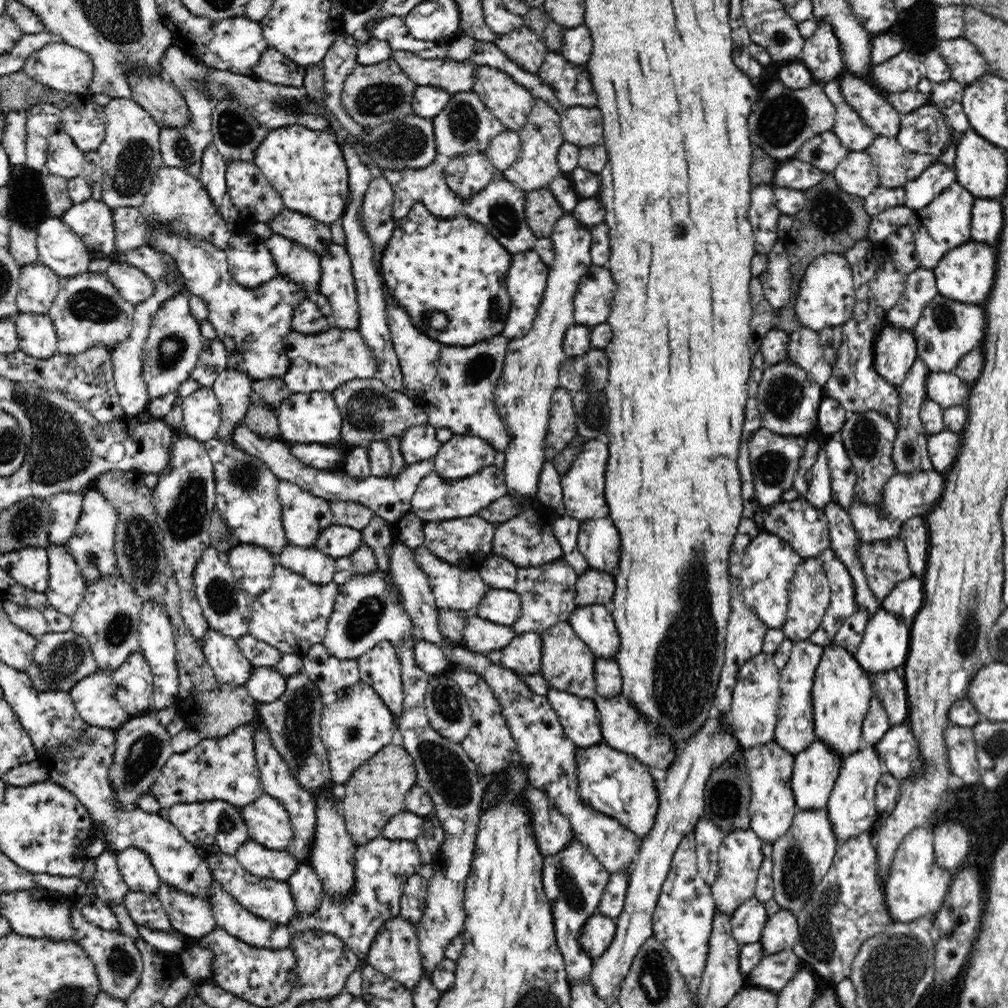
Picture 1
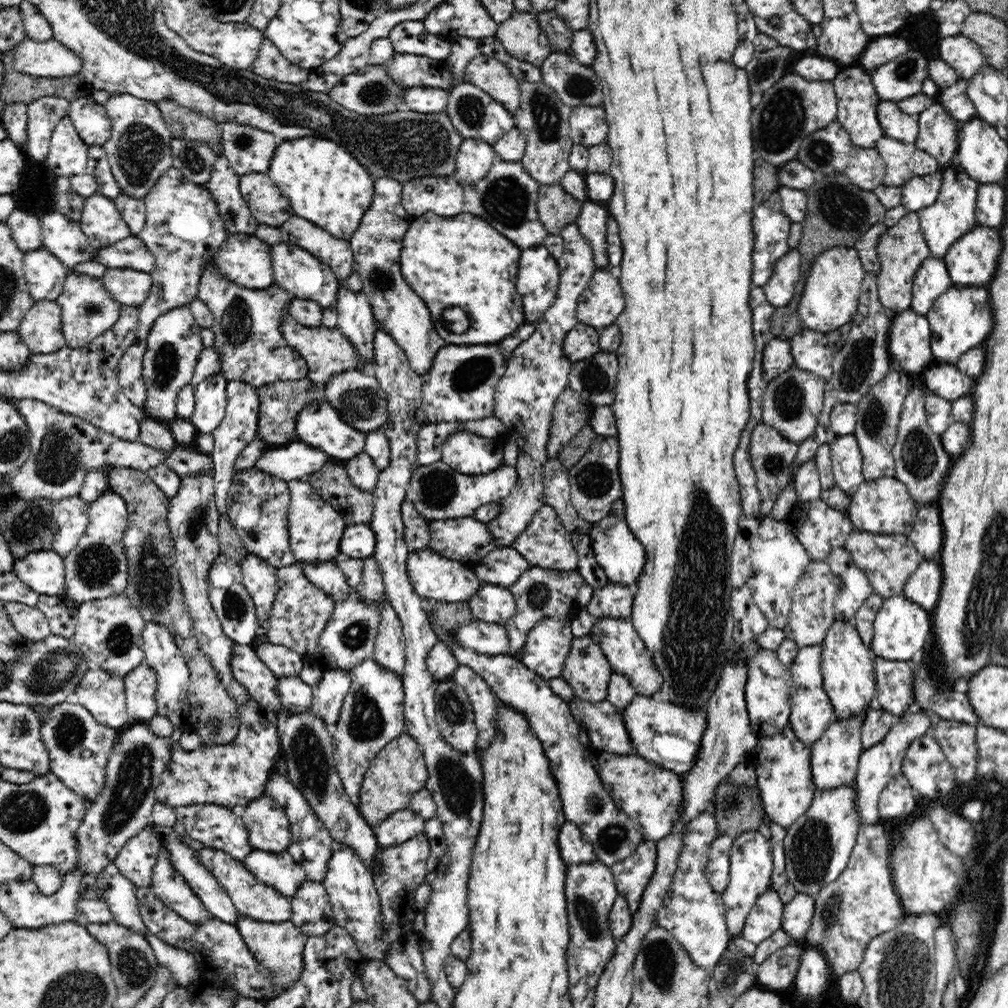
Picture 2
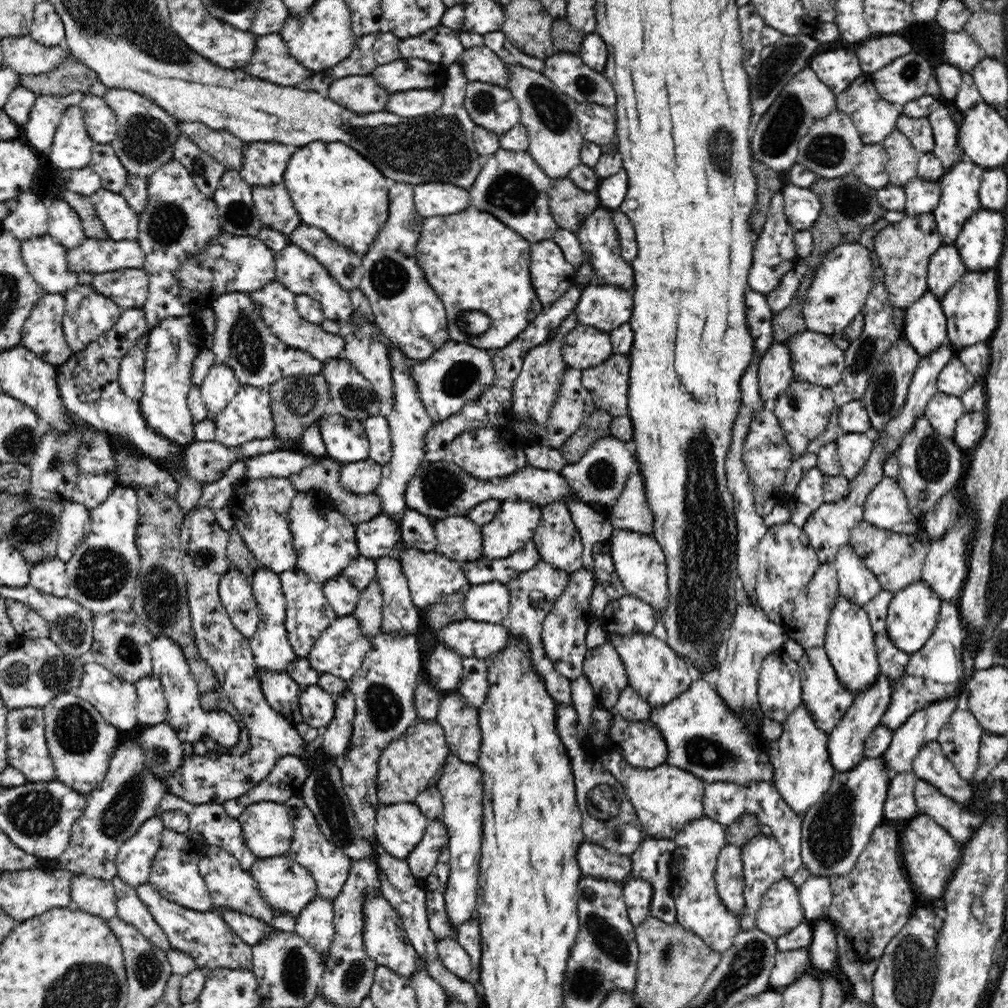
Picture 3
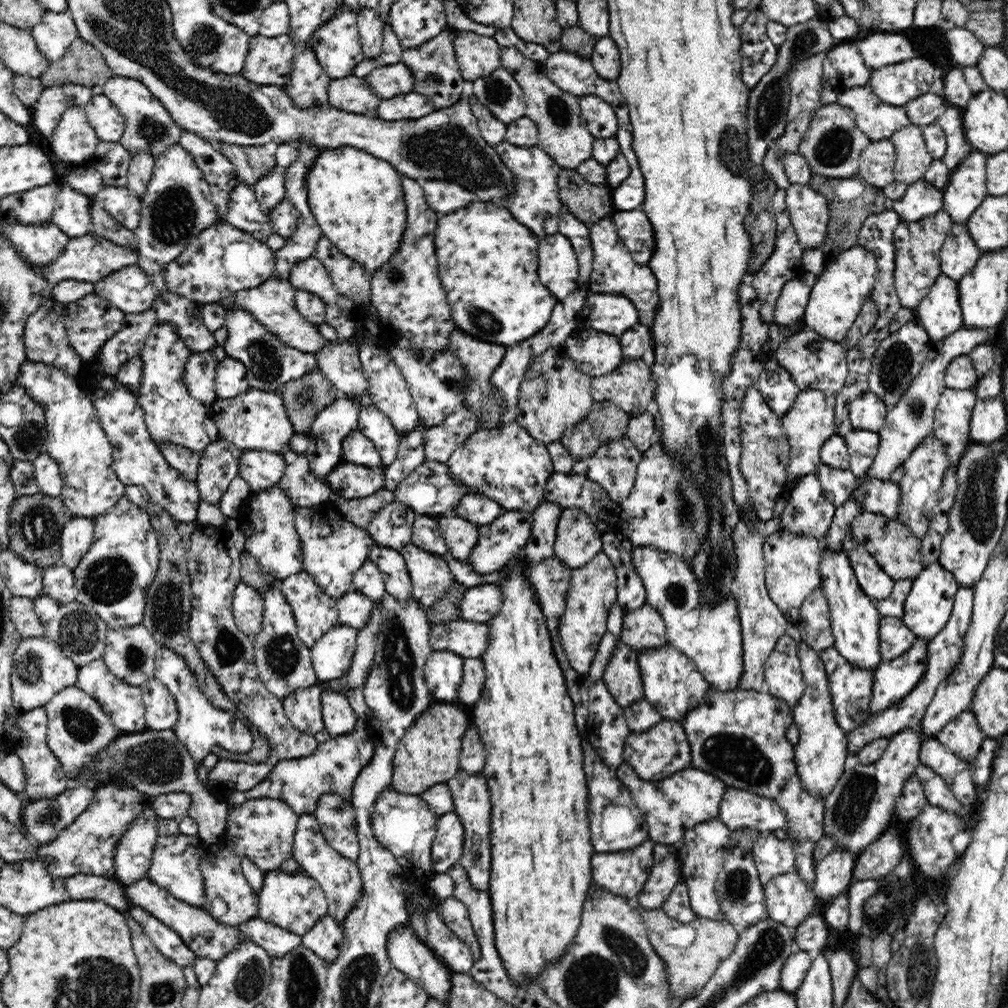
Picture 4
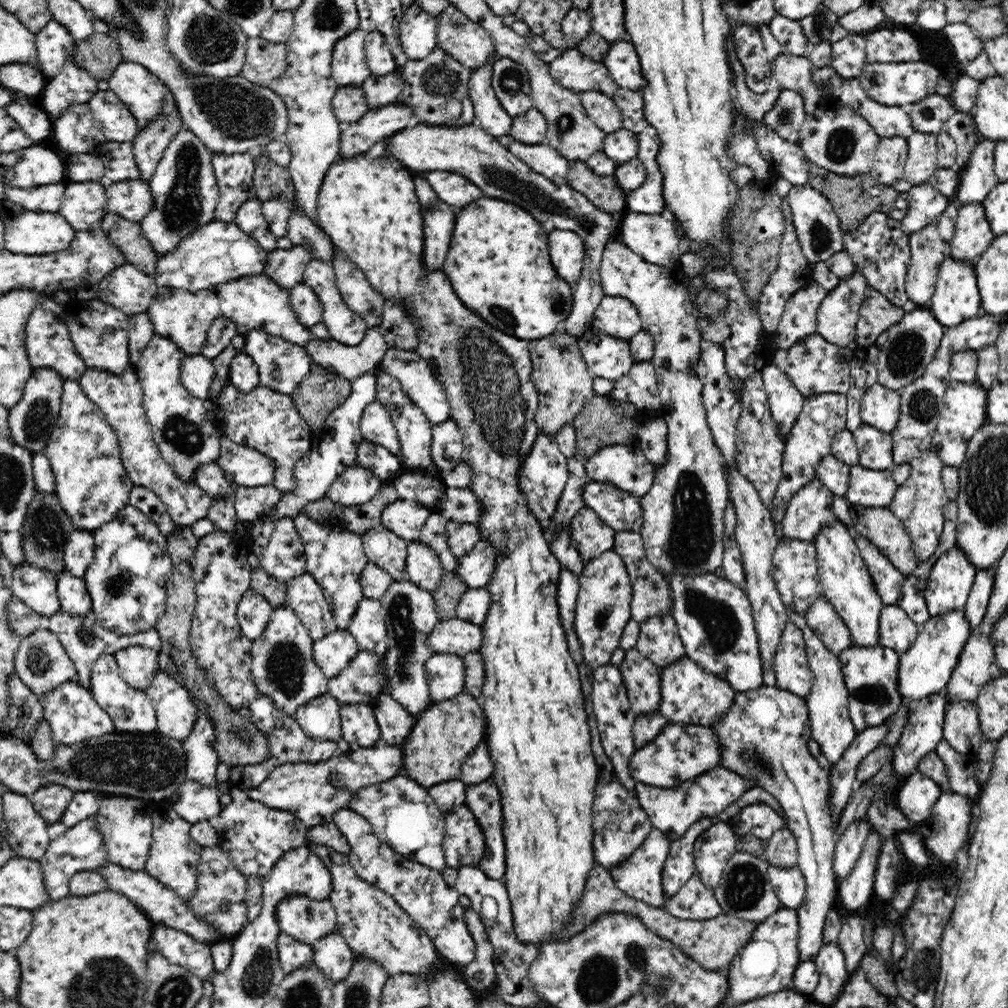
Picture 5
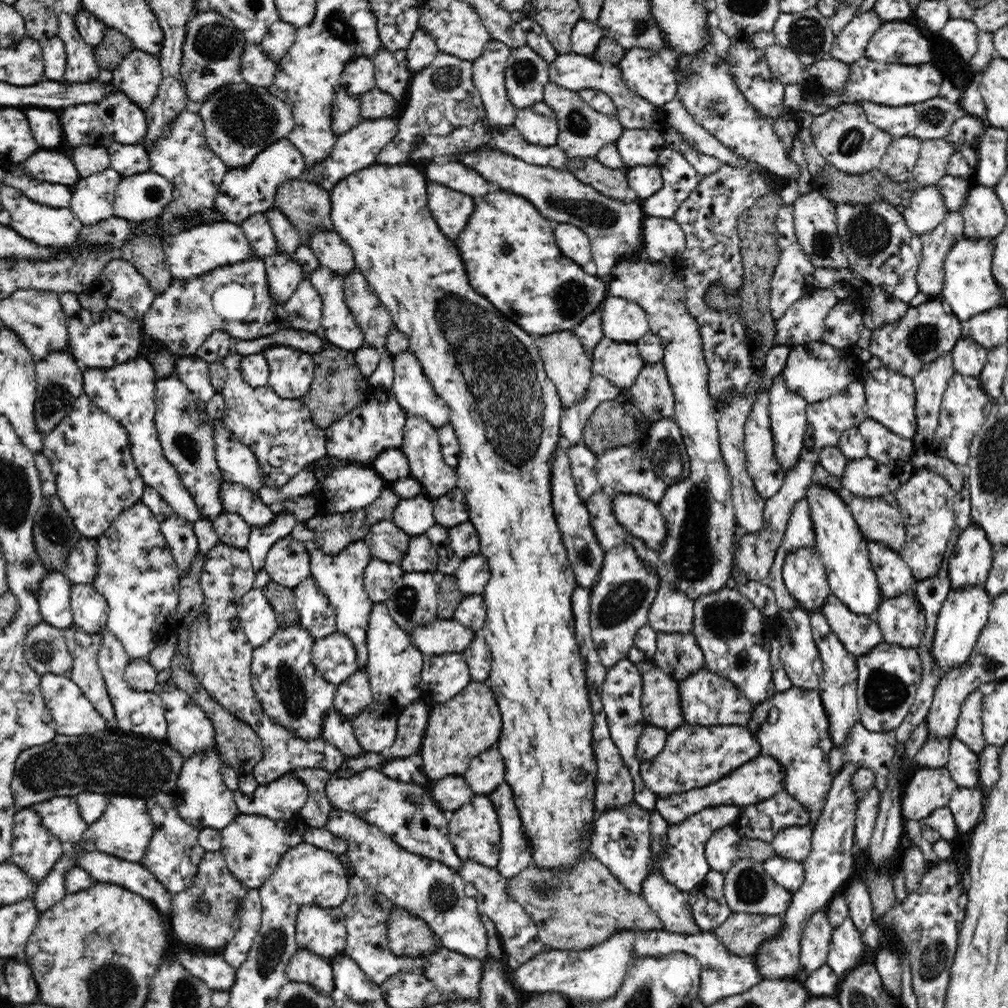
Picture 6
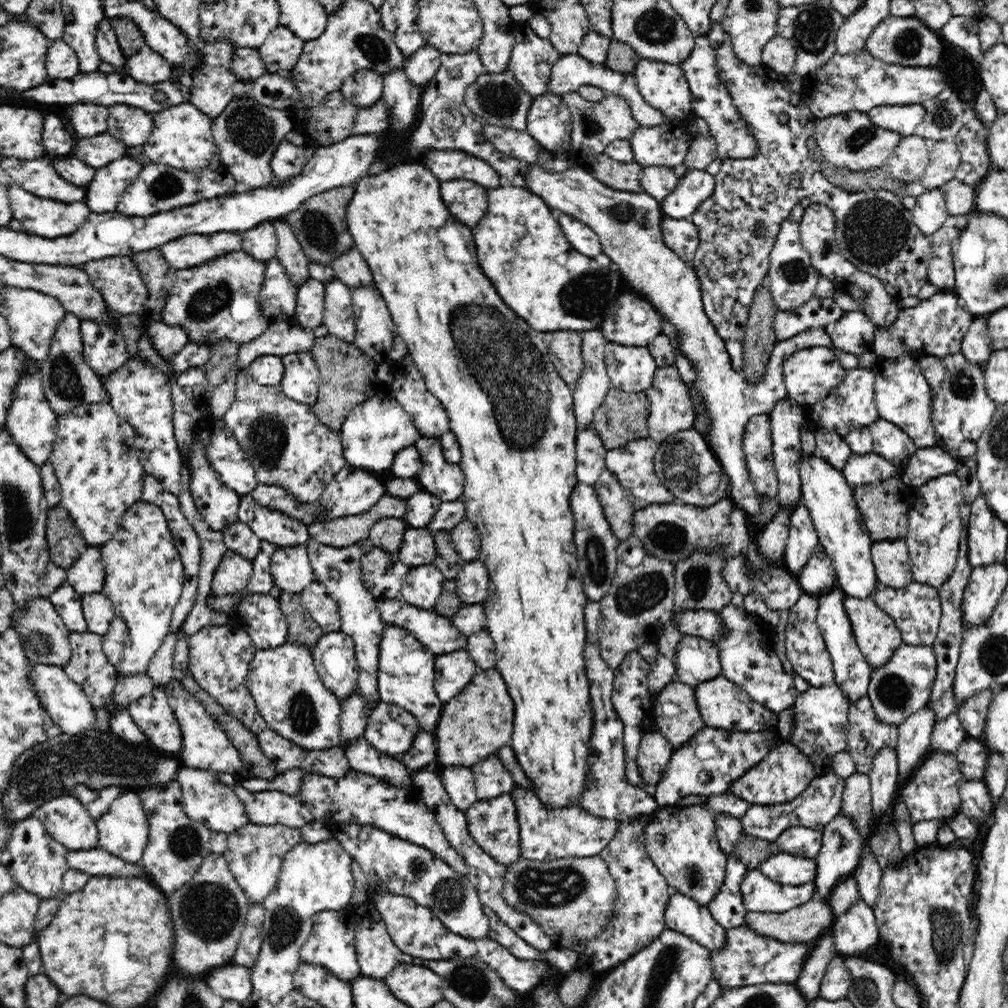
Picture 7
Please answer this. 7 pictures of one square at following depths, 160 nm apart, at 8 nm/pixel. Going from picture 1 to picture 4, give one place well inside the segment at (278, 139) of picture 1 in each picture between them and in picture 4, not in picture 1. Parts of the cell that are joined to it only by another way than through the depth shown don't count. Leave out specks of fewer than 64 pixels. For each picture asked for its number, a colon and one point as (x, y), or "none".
2: (324, 184)
3: (334, 188)
4: (357, 200)

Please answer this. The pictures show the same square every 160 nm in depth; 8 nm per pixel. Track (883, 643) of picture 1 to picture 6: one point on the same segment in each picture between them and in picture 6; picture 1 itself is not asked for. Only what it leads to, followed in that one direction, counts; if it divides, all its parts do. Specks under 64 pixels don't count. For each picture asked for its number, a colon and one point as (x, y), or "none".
2: (901, 629)
3: (913, 613)
4: (927, 607)
5: (951, 577)
6: (969, 564)

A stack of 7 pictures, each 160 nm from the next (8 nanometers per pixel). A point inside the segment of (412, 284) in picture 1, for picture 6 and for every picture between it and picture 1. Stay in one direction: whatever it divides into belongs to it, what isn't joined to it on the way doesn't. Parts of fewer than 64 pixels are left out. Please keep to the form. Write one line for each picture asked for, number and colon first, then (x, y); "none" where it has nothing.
2: (462, 261)
3: (473, 261)
4: (487, 261)
5: (498, 262)
6: (508, 249)

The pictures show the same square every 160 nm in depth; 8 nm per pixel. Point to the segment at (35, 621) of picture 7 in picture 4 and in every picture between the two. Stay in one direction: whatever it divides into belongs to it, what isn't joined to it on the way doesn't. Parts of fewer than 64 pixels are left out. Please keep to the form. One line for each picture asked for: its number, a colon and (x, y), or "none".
4: (40, 669)
5: (41, 662)
6: (46, 652)

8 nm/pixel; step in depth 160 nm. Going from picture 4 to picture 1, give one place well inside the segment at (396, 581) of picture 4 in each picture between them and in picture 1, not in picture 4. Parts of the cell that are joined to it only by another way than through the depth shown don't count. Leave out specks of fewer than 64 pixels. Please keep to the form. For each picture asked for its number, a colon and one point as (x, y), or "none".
1: (379, 668)
2: (389, 652)
3: (399, 615)

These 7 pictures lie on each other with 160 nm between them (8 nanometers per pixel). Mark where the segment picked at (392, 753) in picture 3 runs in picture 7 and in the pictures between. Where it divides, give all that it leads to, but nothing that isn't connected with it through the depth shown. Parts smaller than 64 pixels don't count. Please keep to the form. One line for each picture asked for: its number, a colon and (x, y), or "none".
4: (429, 754)
5: (443, 736)
6: (458, 730)
7: (478, 722)

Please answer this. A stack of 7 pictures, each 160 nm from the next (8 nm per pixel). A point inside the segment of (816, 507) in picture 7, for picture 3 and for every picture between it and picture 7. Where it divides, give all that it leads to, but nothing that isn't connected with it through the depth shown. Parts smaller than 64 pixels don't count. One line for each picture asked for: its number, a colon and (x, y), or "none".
3: (849, 642)
4: (854, 620)
5: (845, 581)
6: (842, 547)

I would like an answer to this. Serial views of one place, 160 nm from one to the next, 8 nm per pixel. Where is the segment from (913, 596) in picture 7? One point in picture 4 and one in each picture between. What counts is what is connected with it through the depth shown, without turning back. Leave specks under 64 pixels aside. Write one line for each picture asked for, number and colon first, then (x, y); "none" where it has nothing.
4: (895, 638)
5: (897, 631)
6: (900, 619)

